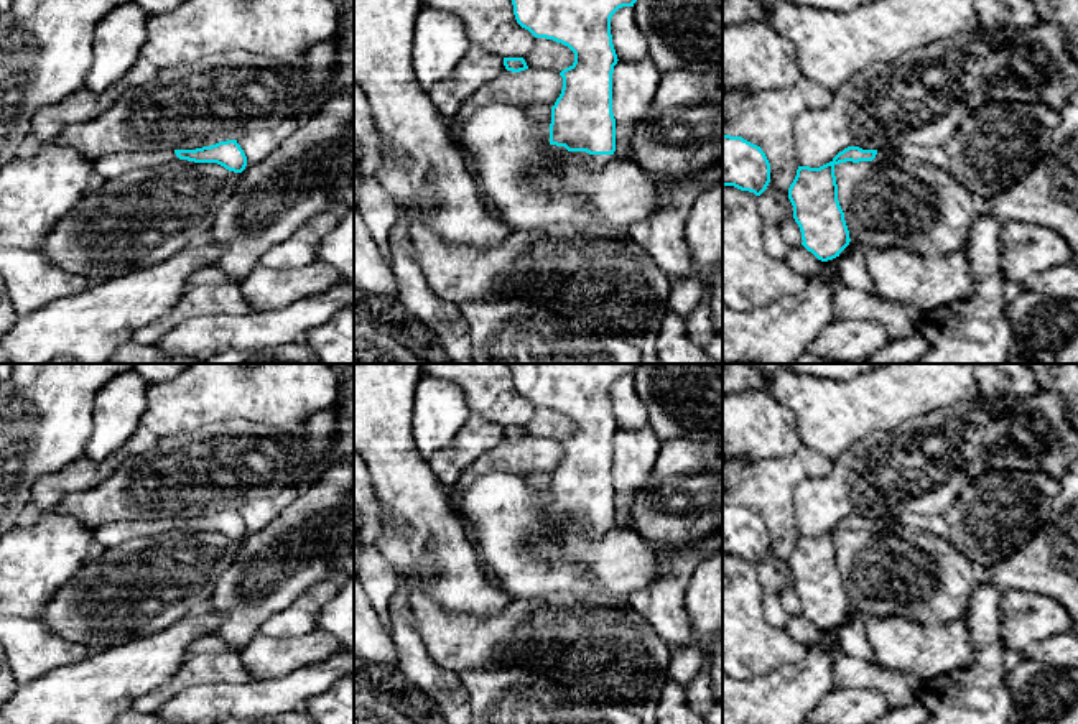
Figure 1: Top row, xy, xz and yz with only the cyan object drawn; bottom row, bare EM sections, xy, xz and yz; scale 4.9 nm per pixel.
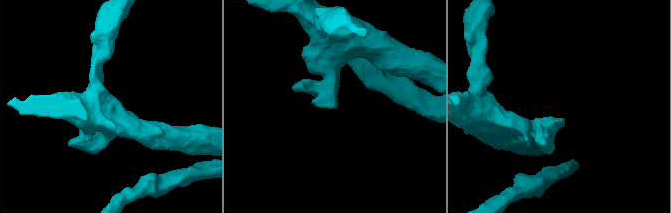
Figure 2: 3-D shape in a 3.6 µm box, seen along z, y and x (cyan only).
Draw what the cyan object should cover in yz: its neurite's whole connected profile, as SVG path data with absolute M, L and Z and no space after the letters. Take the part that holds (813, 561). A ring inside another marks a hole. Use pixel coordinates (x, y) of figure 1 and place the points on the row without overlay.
M848 515L820 536L798 535L788 556L793 587L802 601L802 614L818 629L828 630L849 614L849 599L838 569L834 535L853 530L879 531L887 525L882 518Z

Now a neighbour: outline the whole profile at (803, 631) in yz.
M803 614L788 615L785 630L790 634L790 637L793 637L806 648L825 640L825 632L818 629L811 620L808 620Z

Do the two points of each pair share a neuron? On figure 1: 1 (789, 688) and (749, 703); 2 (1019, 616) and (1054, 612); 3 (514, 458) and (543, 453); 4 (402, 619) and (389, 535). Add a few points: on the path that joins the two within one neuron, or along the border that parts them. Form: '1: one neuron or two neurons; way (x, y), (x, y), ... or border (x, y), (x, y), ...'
1: one neuron; way (779, 698), (774, 703), (759, 703)
2: one neuron; way (1027, 616), (1045, 616)
3: one neuron; way (520, 458), (537, 454)
4: two neurons; border (402, 578), (417, 578), (425, 593)

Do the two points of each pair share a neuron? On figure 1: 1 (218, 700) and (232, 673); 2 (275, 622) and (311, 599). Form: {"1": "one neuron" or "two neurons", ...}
{"1": "two neurons", "2": "one neuron"}

